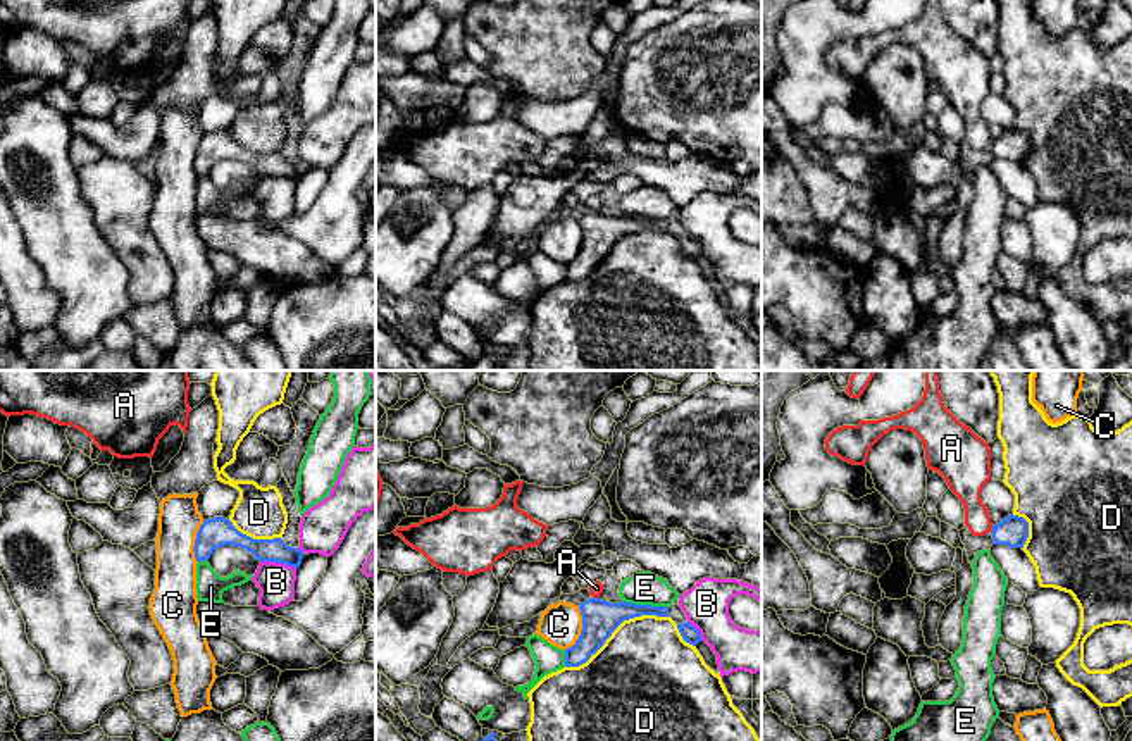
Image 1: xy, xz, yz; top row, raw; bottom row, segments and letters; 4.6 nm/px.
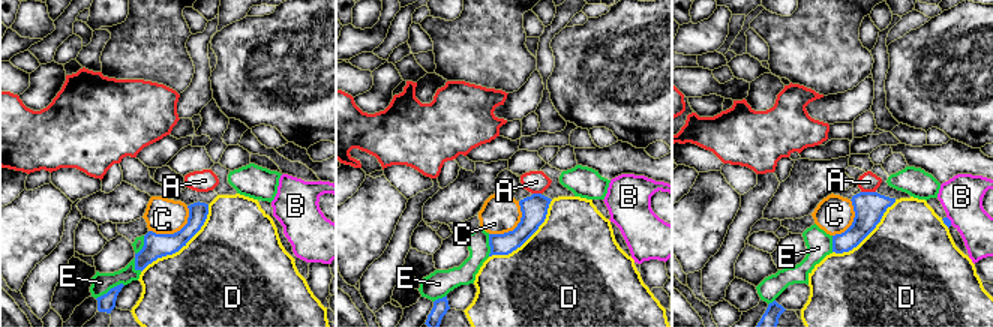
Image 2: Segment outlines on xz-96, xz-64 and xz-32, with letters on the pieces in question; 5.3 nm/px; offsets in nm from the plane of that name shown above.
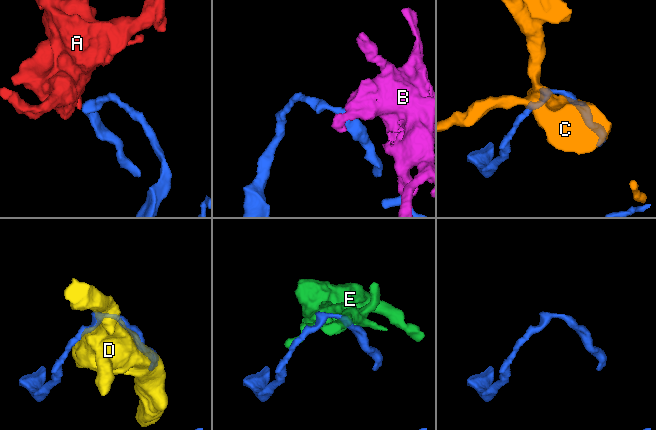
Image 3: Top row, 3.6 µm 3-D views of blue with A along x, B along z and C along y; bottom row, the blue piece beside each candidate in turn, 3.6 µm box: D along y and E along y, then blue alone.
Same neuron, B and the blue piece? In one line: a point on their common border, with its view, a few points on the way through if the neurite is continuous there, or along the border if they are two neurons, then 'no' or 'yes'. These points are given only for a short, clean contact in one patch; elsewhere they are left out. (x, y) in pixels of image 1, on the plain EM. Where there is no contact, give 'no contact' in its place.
meets blue in xy at (278, 176); border along xy (261, 174), (285, 176), (295, 183); no

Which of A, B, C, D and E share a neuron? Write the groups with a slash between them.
A / B / C / D / E

